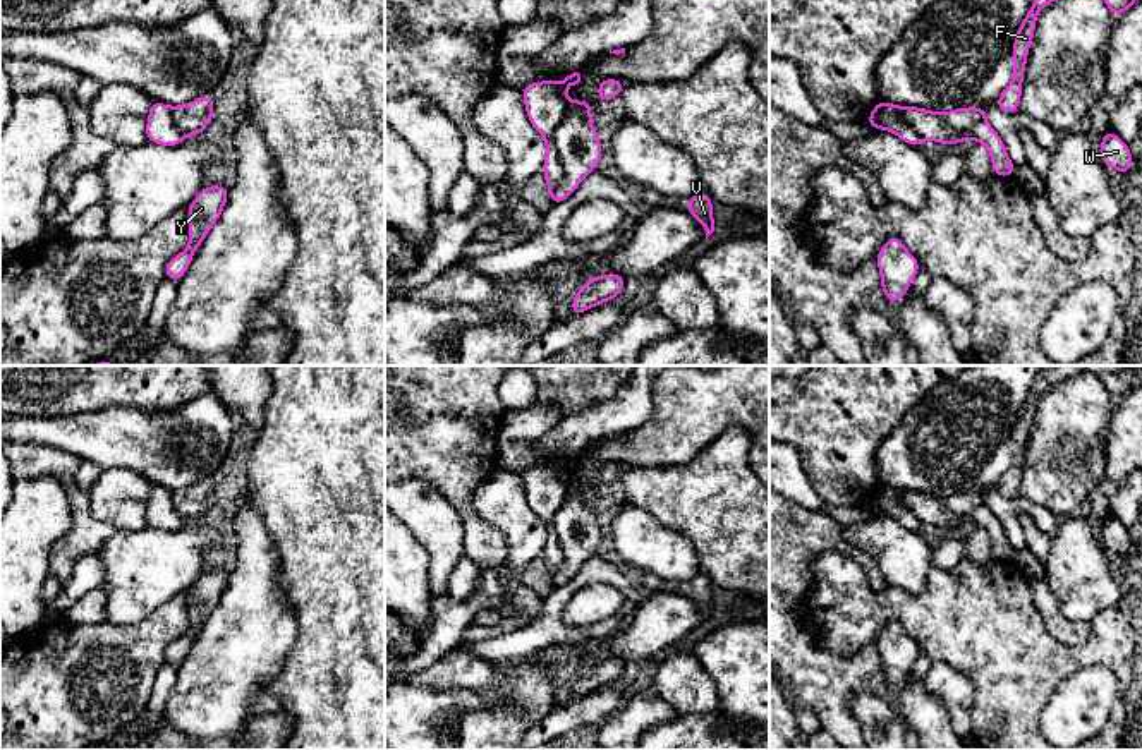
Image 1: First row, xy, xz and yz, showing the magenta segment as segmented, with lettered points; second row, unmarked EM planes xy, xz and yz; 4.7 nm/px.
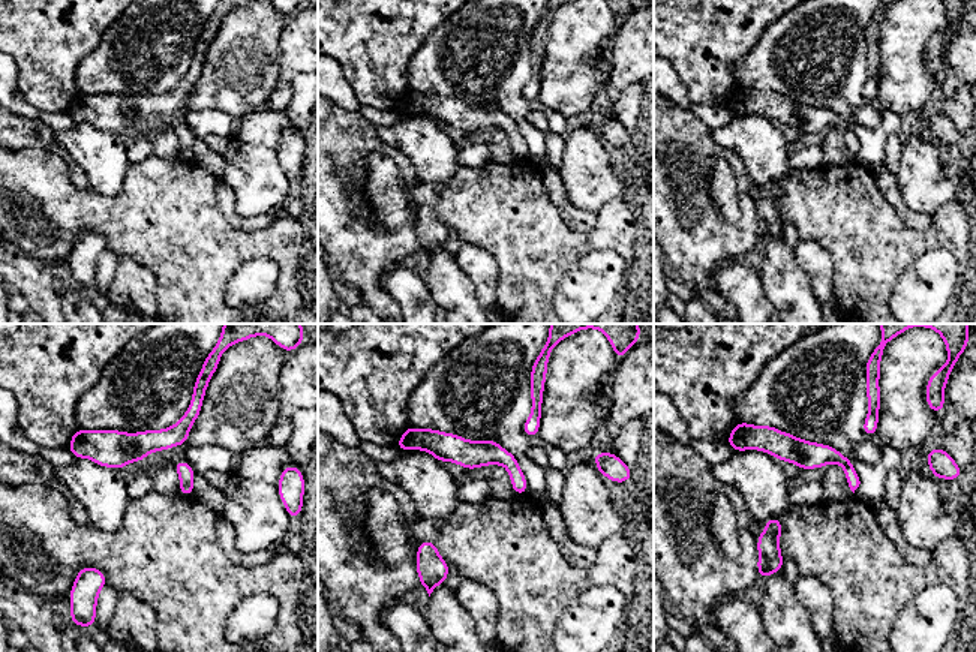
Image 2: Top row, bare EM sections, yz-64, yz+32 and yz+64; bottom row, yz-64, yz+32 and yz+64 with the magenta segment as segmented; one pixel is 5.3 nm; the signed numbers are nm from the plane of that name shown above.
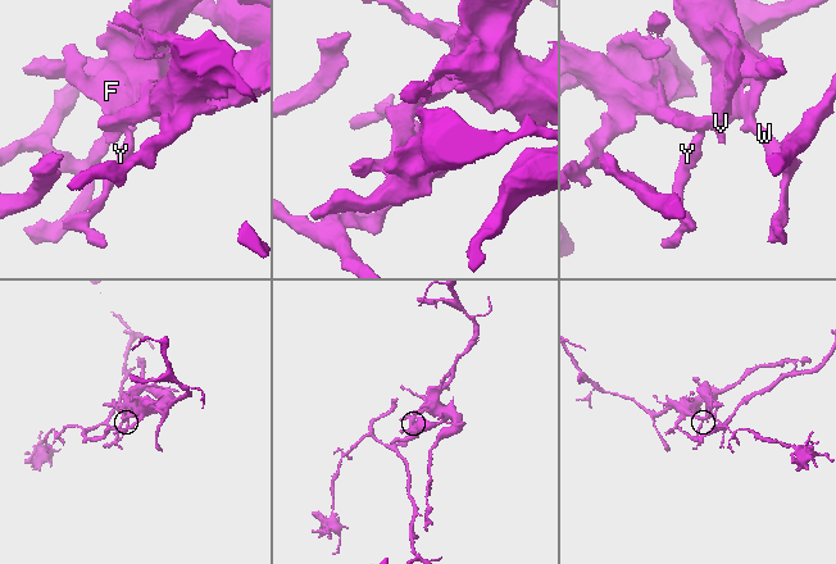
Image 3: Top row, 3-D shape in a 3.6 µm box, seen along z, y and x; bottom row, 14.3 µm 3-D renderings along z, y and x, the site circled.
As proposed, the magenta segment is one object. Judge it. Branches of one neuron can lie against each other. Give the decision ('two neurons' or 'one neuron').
two neurons

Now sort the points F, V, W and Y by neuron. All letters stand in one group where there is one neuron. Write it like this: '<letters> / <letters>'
F V W / Y

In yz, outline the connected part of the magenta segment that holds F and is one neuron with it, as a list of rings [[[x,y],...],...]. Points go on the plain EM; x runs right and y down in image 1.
[[[1041,366],[1039,376],[1027,395],[1013,424],[1013,462],[1006,474],[996,482],[996,491],[1006,499],[1018,496],[1022,470],[1027,450],[1027,439],[1034,424],[1037,398],[1056,383],[1073,376],[1090,372],[1101,379],[1113,402],[1120,402],[1139,383],[1137,366]]]

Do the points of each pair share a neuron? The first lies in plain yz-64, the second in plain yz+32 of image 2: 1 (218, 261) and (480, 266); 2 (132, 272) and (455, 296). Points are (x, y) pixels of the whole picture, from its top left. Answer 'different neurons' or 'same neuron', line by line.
1: different neurons
2: different neurons

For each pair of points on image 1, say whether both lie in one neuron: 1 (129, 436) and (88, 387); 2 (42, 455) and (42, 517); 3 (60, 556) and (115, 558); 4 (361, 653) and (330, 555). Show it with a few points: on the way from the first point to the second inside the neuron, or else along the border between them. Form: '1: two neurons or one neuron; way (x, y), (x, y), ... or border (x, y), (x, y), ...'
1: two neurons; border (145, 409), (105, 407), (66, 416)
2: two neurons; border (18, 477), (54, 476), (60, 483), (69, 503)
3: two neurons; border (117, 531), (98, 550)
4: one neuron; way (361, 629), (361, 586), (354, 579)

